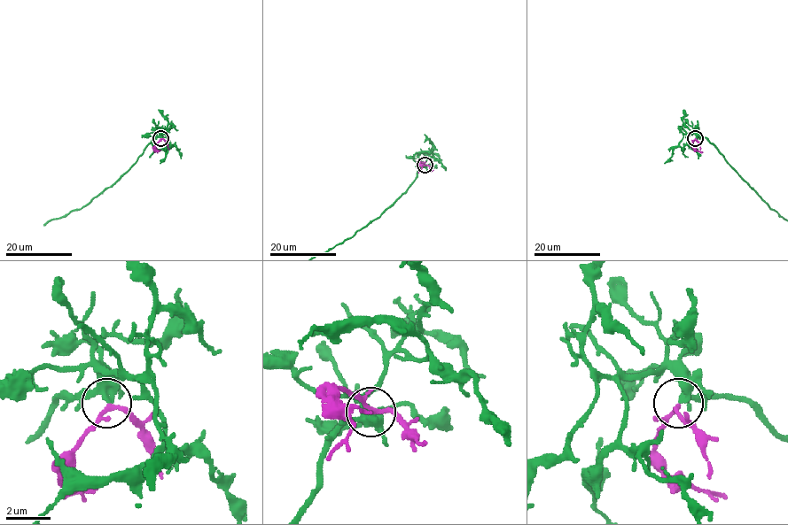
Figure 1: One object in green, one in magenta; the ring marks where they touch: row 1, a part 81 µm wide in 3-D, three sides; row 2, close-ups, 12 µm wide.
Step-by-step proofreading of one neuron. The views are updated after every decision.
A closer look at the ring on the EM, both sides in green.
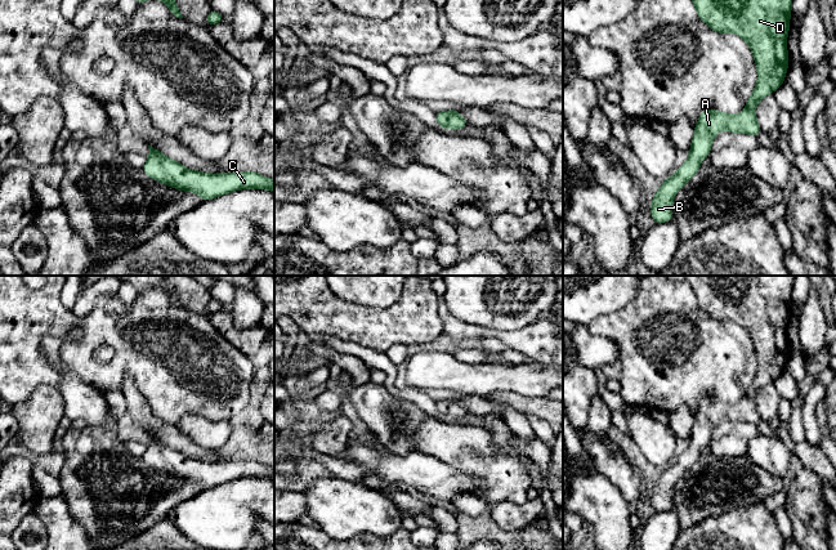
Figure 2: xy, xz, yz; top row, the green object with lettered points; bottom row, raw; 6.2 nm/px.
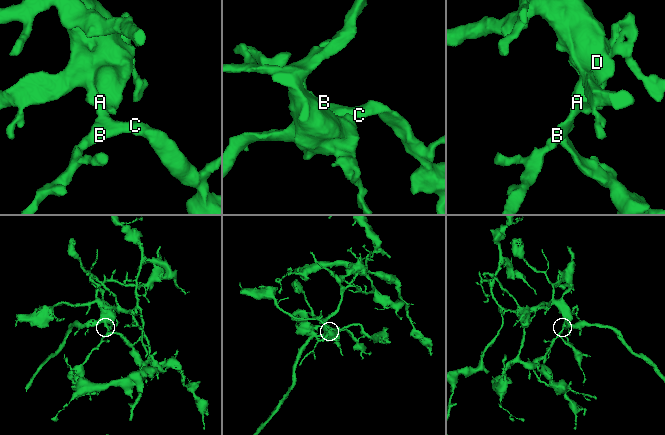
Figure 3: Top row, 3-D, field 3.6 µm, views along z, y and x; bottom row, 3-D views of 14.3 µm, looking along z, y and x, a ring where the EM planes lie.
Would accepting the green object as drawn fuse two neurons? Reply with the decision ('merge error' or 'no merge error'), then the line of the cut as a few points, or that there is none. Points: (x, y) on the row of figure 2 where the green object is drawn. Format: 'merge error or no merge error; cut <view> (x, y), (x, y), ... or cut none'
no merge error; cut none

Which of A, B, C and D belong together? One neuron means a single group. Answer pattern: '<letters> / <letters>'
A B C D

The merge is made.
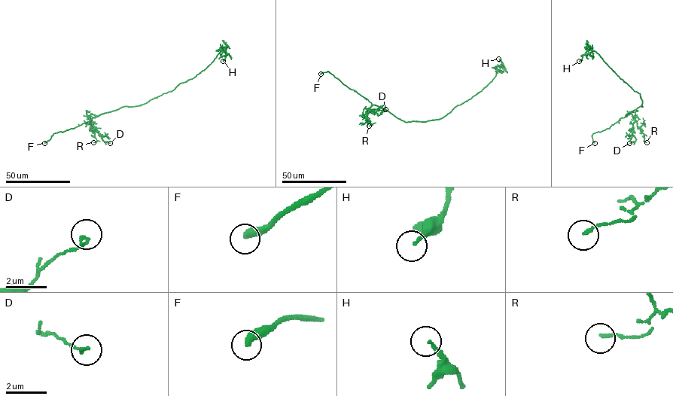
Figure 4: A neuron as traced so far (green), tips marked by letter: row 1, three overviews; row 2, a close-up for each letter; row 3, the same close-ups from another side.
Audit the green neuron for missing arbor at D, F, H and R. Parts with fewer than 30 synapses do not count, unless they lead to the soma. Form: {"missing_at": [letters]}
{"missing_at": ["F"]}

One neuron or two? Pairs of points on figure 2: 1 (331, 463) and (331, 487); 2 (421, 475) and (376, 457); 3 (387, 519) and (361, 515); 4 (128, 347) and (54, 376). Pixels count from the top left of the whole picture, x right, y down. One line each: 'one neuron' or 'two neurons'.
1: two neurons
2: one neuron
3: one neuron
4: one neuron

